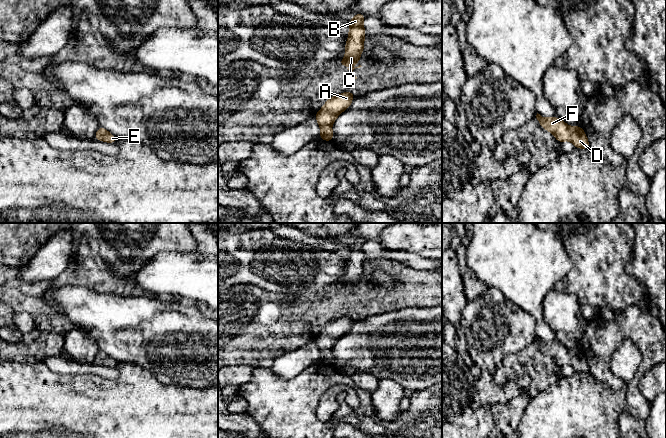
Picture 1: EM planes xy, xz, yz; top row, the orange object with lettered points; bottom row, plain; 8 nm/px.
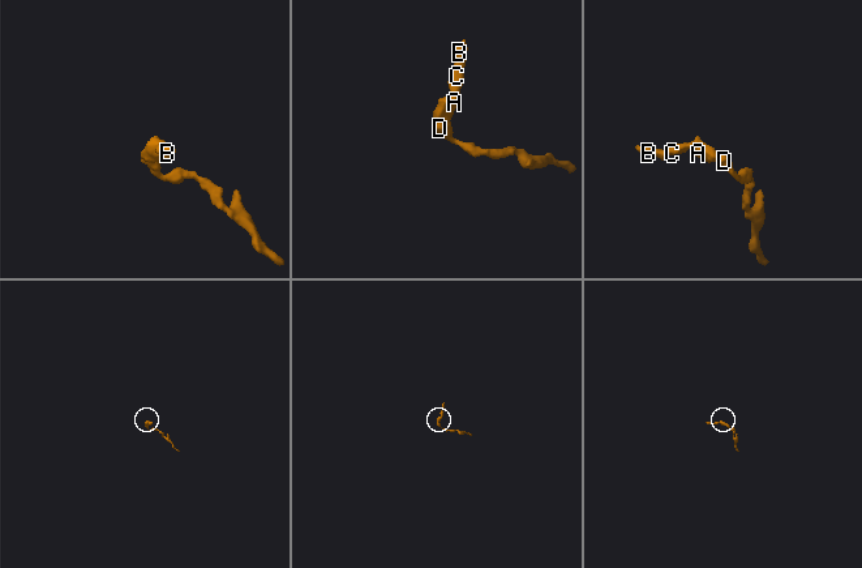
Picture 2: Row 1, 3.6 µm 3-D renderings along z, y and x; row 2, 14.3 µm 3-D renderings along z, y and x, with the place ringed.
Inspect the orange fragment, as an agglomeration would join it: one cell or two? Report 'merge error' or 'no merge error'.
no merge error

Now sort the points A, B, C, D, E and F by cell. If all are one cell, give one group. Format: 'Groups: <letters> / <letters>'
Groups: A B C D E F

